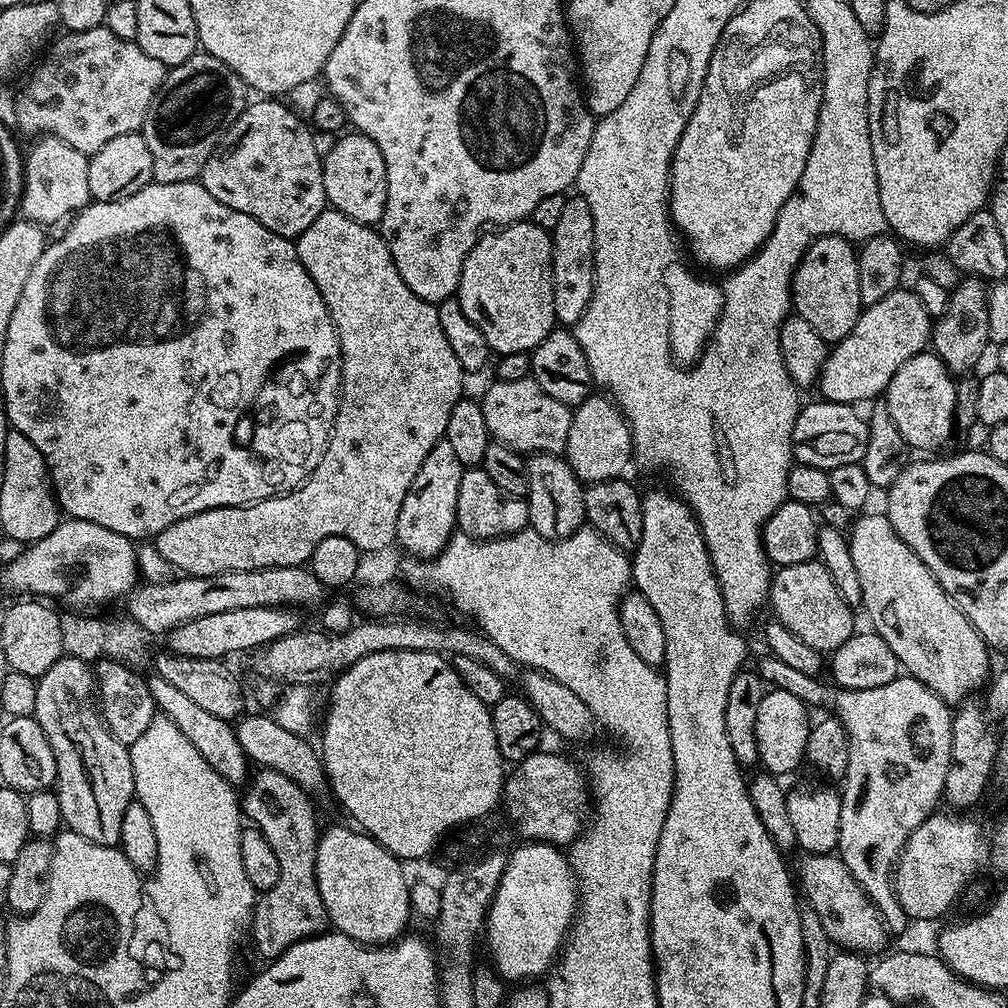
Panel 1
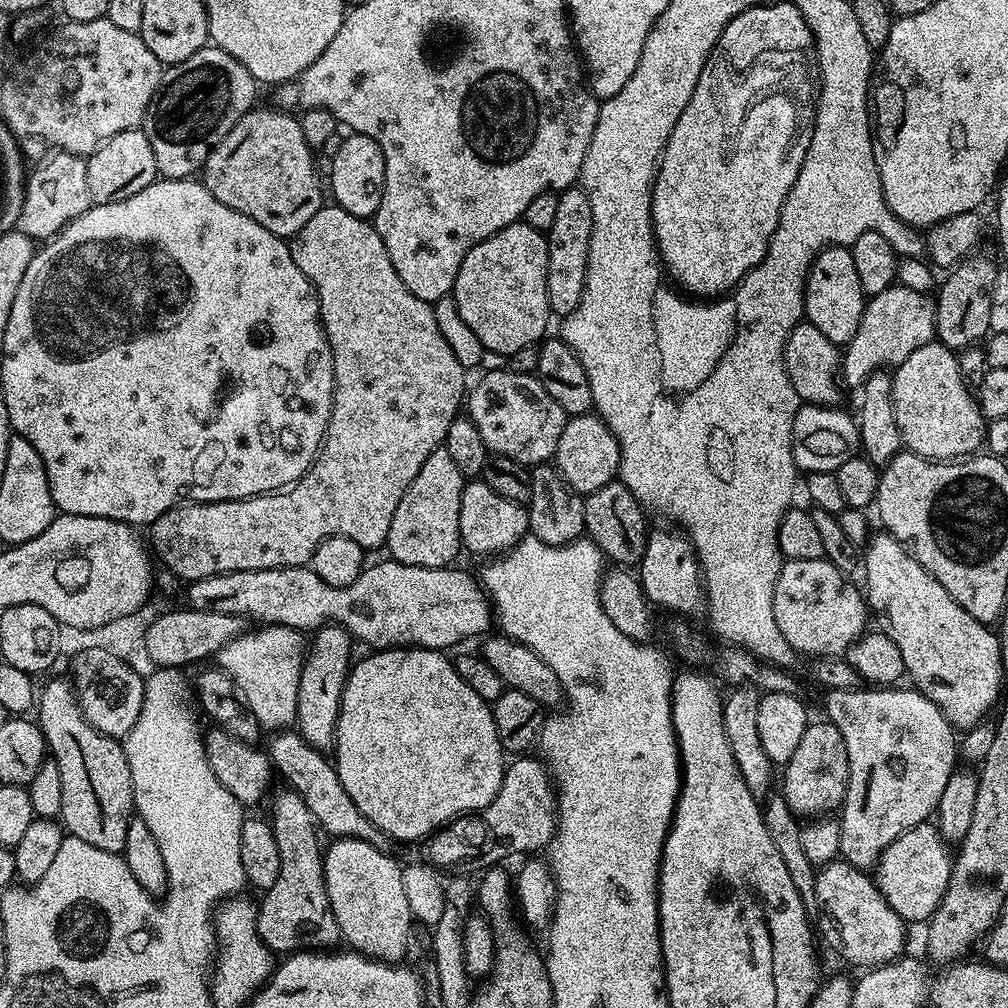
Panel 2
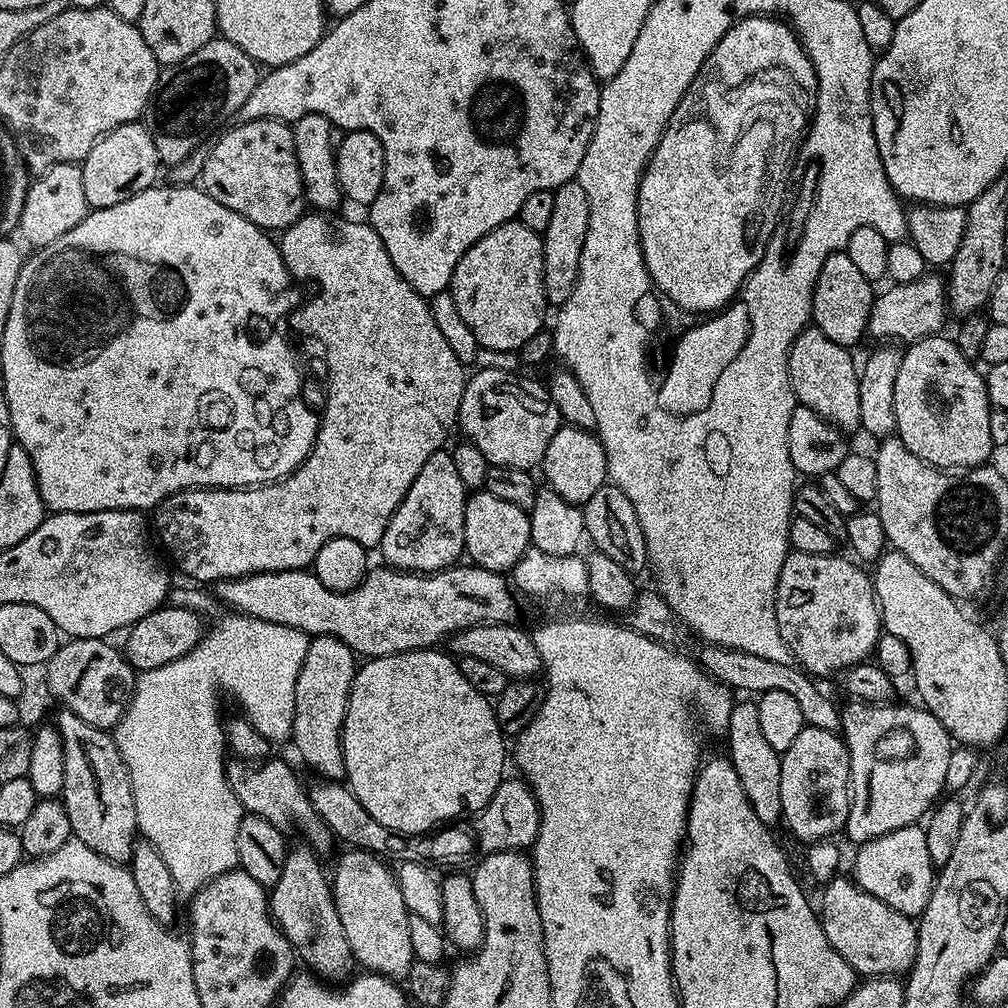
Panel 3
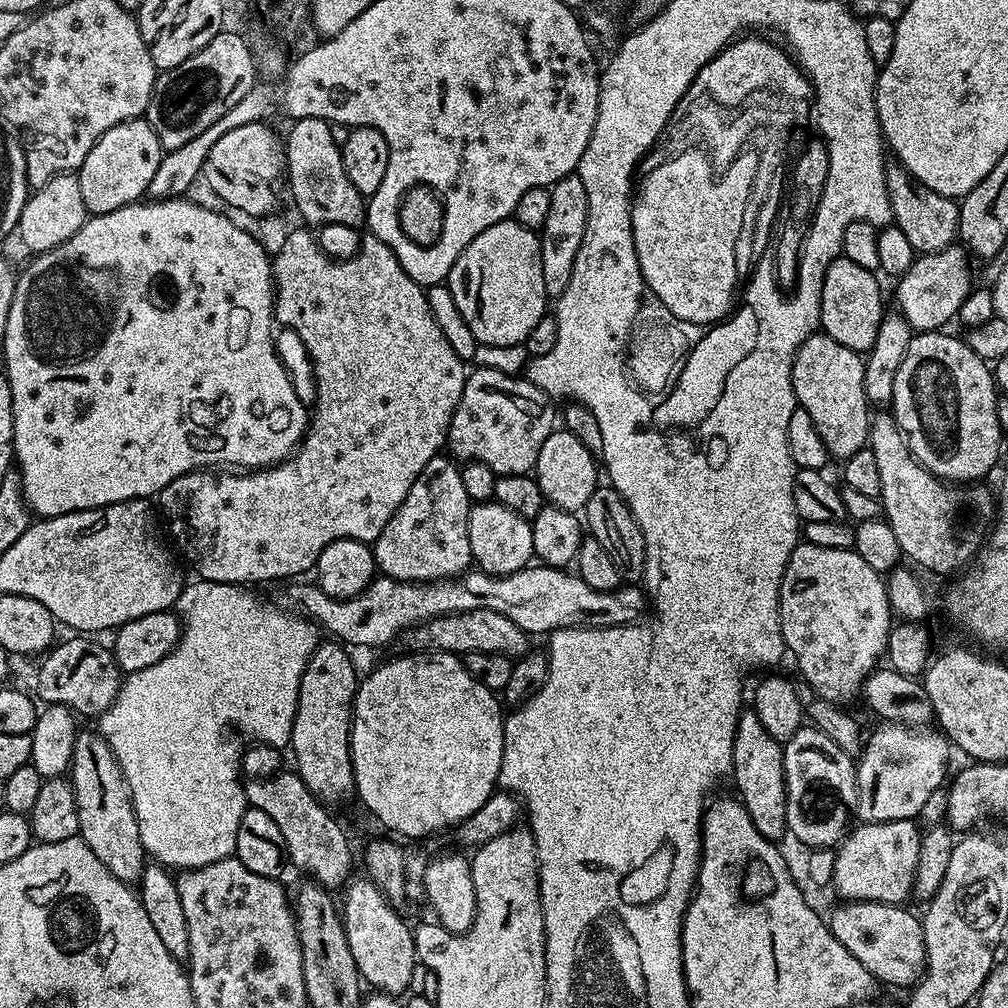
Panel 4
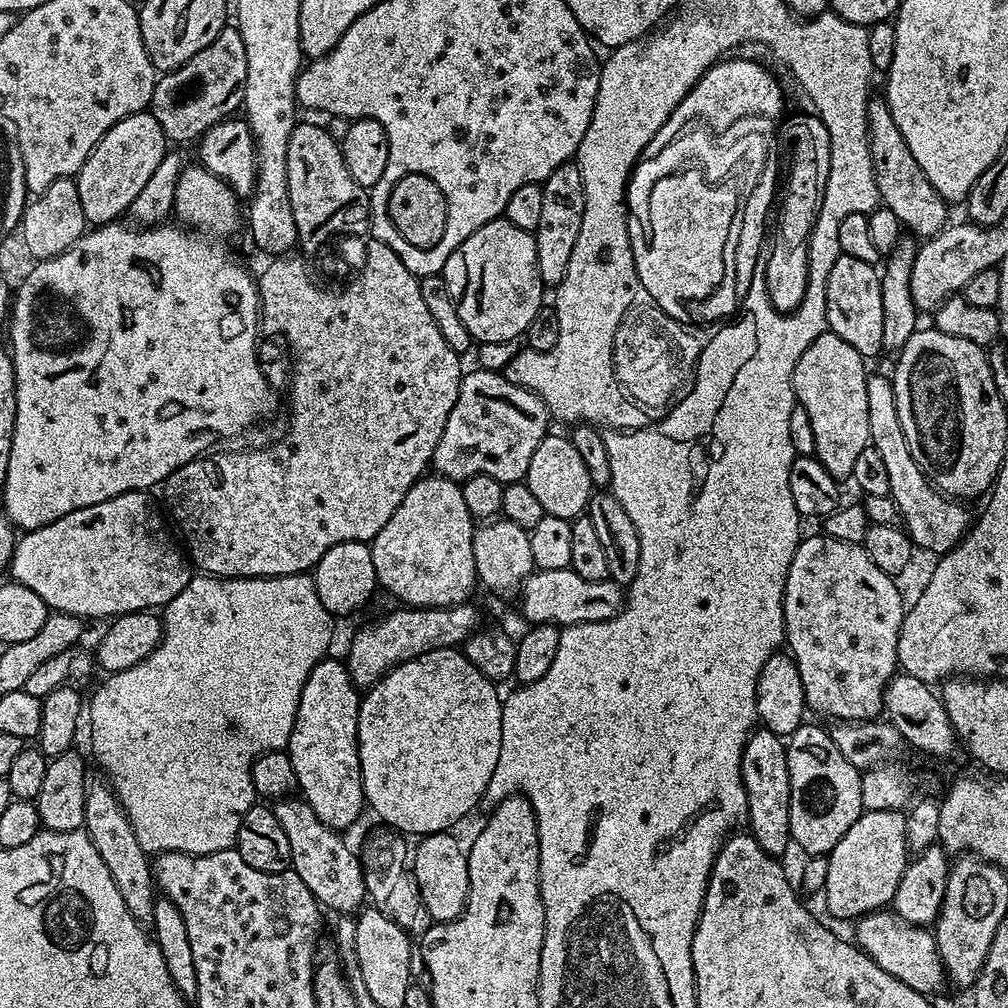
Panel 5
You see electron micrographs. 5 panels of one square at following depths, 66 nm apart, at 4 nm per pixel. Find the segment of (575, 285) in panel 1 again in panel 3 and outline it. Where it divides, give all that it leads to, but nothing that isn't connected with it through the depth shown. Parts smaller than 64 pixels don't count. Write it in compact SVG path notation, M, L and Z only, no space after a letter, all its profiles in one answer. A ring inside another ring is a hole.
M577 180L566 182L554 189L554 210L550 214L550 226L542 234L544 241L544 298L549 305L564 304L574 294L578 278L578 262L582 258L582 242L586 242L586 230L590 226L590 198Z

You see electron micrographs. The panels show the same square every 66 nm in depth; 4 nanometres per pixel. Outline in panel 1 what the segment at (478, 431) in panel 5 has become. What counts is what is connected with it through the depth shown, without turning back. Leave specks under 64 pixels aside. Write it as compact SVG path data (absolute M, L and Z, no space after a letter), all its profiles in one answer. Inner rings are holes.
M496 378L492 382L484 396L479 397L489 437L521 454L563 453L566 438L570 438L573 409L558 402L558 398L550 398L550 394L546 394L546 390L542 390L542 386L538 386L538 382L531 378L520 381Z

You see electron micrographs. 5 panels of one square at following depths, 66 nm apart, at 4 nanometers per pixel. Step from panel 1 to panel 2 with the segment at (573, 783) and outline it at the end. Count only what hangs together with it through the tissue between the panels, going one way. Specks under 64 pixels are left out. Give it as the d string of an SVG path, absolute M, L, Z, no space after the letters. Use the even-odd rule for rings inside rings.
M517 757L507 765L498 794L482 813L489 836L487 863L499 863L500 859L512 854L537 853L534 851L545 849L556 832L556 796L551 775L537 757L530 757Z

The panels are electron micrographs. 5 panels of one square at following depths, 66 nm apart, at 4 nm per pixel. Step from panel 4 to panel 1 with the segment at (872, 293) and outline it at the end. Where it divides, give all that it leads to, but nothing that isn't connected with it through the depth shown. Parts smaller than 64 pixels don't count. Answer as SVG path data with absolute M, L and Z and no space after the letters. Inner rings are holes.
M823 236L808 247L802 262L796 267L796 272L792 276L792 307L795 315L806 318L806 322L814 326L814 331L832 346L835 346L842 338L846 338L850 330L854 330L854 322L858 322L862 311L858 294L857 255L853 241L843 240L840 236Z

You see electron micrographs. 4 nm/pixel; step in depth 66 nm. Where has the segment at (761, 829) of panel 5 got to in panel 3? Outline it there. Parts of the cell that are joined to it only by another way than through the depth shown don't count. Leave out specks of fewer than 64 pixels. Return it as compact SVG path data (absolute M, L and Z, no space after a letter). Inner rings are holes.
M744 698L741 702L733 703L730 710L730 722L726 729L728 735L728 749L726 755L731 760L734 770L738 770L738 778L742 782L742 790L746 790L746 798L758 814L763 824L769 826L779 825L782 820L782 766L780 765L781 753L766 742L762 735L762 725L758 719L758 706L756 700Z

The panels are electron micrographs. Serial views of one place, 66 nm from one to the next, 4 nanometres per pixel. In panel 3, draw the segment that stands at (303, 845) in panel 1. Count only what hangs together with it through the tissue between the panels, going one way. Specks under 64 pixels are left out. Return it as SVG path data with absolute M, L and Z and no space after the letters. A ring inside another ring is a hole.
M307 846L289 847L288 857L282 866L282 878L270 889L270 907L272 919L280 927L280 933L292 944L295 955L304 959L304 964L309 973L315 974L324 982L344 982L353 975L354 961L350 942L346 938L346 930L342 930L342 918L338 918L338 906L332 897L332 885L329 873L324 873L320 865L321 857Z

